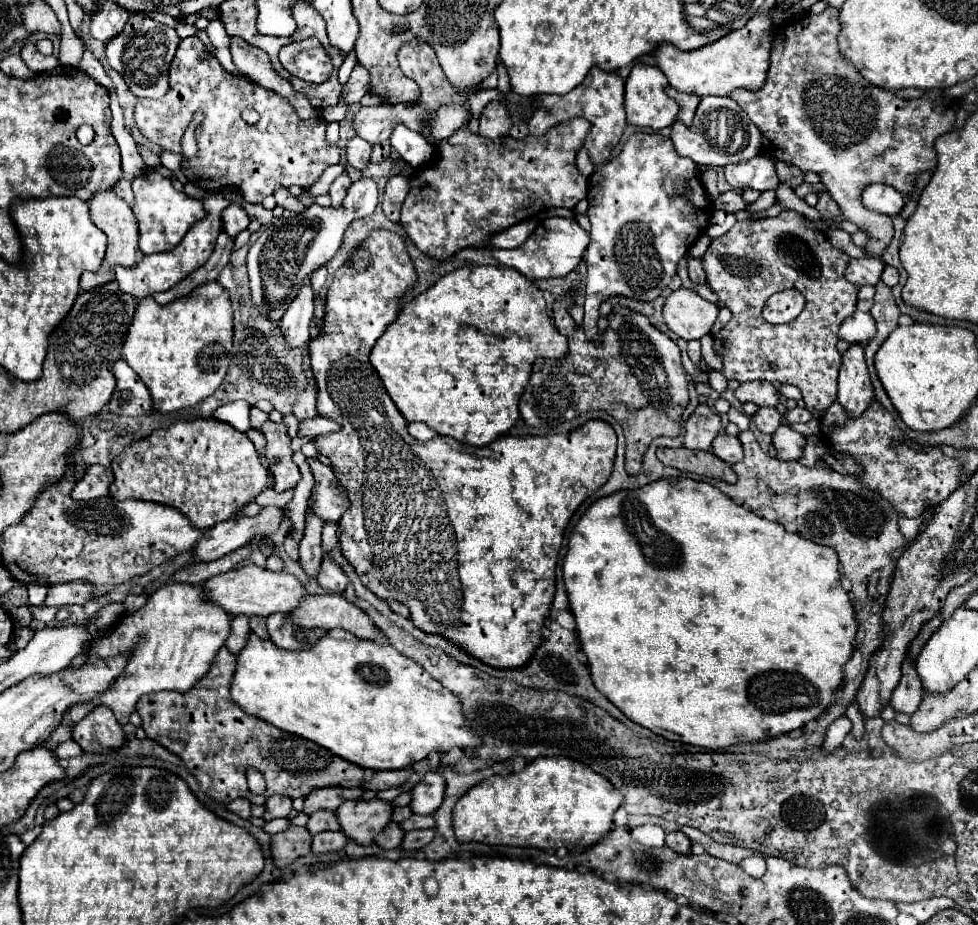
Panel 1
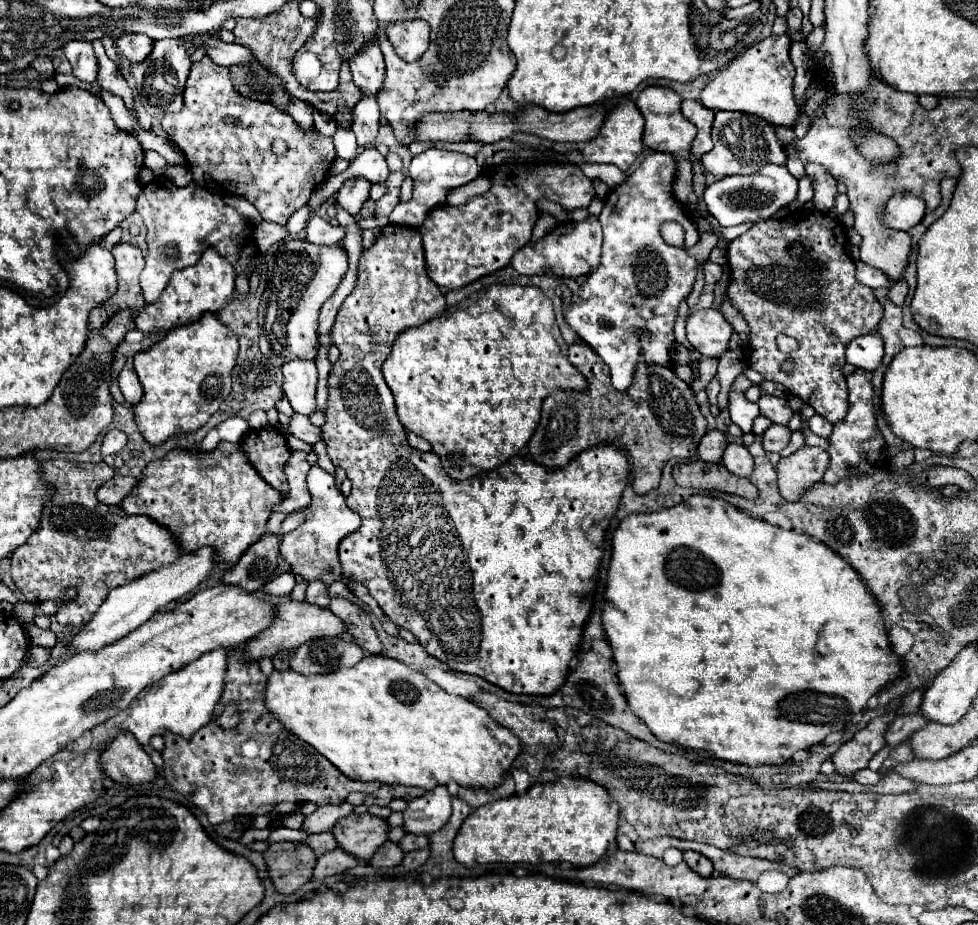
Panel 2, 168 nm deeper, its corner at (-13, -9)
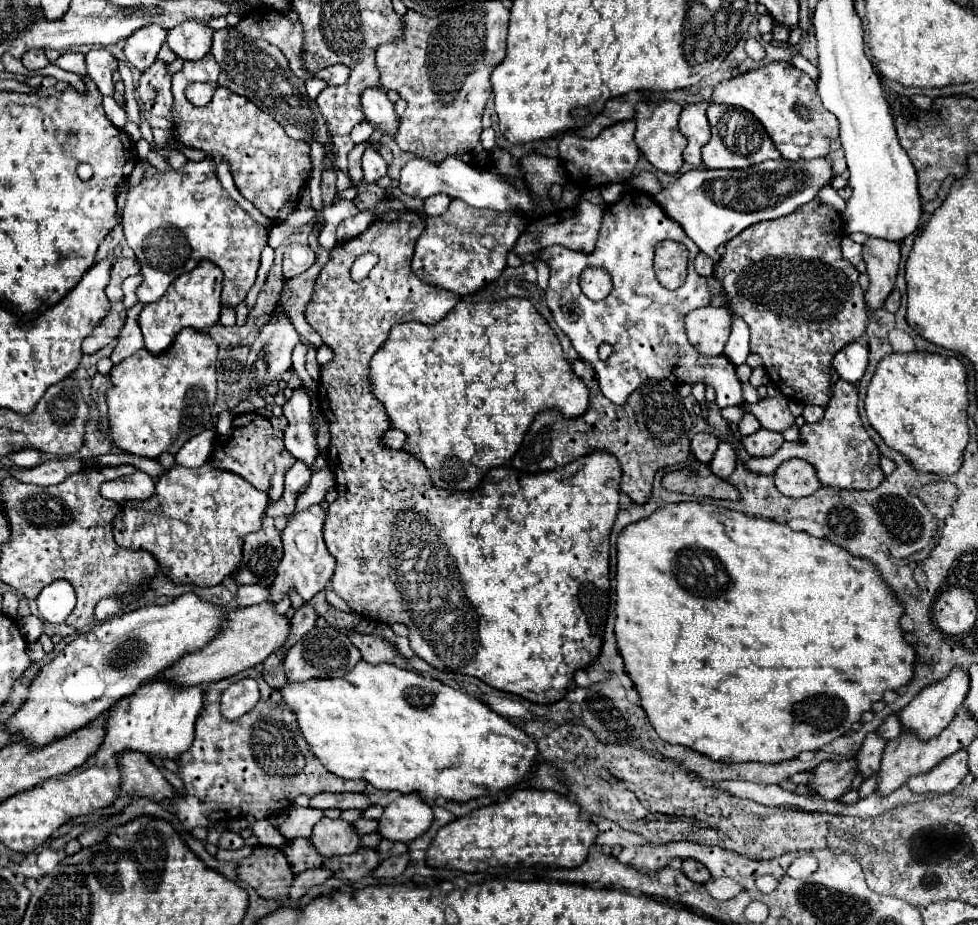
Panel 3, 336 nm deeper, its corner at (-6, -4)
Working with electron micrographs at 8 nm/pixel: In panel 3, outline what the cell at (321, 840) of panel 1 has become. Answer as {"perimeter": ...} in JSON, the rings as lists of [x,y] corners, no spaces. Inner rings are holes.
{"perimeter":[[[317,867],[317,869],[309,869],[305,873],[301,873],[299,877],[293,879],[293,885],[289,887],[289,899],[301,899],[311,887],[321,885],[329,879],[329,871],[325,871],[325,867]]]}

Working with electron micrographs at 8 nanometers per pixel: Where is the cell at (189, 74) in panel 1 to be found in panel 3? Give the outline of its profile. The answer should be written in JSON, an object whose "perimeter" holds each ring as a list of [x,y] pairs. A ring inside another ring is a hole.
{"perimeter":[[[209,53],[199,61],[185,61],[183,69],[173,75],[173,119],[177,139],[187,147],[225,157],[241,195],[271,221],[285,221],[287,215],[297,209],[299,193],[311,175],[309,145],[289,139],[273,117],[265,115],[243,95],[235,95],[225,87],[217,87],[213,99],[205,107],[195,107],[185,99],[187,83],[217,83],[217,77],[219,67]]]}

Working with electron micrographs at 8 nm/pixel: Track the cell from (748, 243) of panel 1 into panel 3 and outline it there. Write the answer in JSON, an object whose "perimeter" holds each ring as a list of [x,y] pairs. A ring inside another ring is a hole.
{"perimeter":[[[813,199],[813,203],[799,207],[785,219],[755,223],[741,231],[737,239],[731,239],[725,245],[727,253],[715,267],[715,279],[721,281],[727,293],[729,309],[741,317],[751,331],[751,353],[757,353],[763,359],[773,385],[787,399],[803,405],[827,405],[831,361],[835,353],[865,333],[869,319],[863,289],[859,285],[859,271],[841,255],[841,239],[841,215],[821,199]]]}

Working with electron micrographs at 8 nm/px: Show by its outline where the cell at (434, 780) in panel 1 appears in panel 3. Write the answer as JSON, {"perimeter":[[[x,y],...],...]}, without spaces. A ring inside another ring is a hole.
{"perimeter":[[[419,795],[397,797],[381,815],[377,833],[389,841],[409,843],[429,829],[433,809]]]}

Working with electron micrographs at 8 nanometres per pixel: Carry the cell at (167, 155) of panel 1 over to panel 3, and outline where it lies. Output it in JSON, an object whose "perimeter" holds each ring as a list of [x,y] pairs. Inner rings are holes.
{"perimeter":[[[93,49],[85,55],[87,75],[95,81],[101,95],[113,95],[113,73],[117,71],[117,59],[107,49]]]}

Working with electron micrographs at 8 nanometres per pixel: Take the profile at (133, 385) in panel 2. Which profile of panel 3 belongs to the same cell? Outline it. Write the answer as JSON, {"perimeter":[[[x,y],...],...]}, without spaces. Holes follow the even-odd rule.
{"perimeter":[[[135,303],[133,307],[127,309],[127,323],[119,335],[119,343],[111,355],[113,363],[121,363],[123,359],[127,359],[129,355],[133,355],[137,349],[144,348],[143,335],[139,329],[139,313],[145,305],[143,303]]]}

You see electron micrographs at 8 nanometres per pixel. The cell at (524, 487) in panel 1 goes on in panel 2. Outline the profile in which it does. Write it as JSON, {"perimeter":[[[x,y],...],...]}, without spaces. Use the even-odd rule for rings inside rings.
{"perimeter":[[[388,224],[384,226],[382,234],[374,242],[372,248],[362,252],[360,266],[358,266],[358,284],[352,290],[352,294],[344,300],[344,304],[338,310],[336,322],[332,326],[332,342],[340,350],[340,358],[332,364],[330,376],[328,376],[328,412],[326,412],[326,424],[322,426],[322,438],[328,448],[328,456],[334,466],[340,466],[346,476],[352,480],[352,490],[346,498],[348,506],[360,514],[362,526],[352,532],[342,544],[340,544],[340,564],[342,572],[346,576],[354,576],[358,582],[362,582],[382,612],[390,616],[398,626],[410,630],[418,642],[426,648],[428,654],[438,658],[440,662],[448,664],[456,672],[466,672],[466,674],[476,674],[480,678],[486,678],[488,682],[504,688],[506,692],[516,692],[516,694],[548,694],[556,692],[560,688],[560,680],[564,680],[564,672],[570,668],[570,660],[574,658],[574,650],[580,644],[582,636],[582,626],[590,614],[592,600],[594,600],[594,588],[596,588],[596,572],[602,556],[602,542],[604,542],[604,532],[610,524],[610,518],[614,516],[622,490],[628,482],[628,458],[626,454],[614,446],[614,444],[596,444],[578,456],[574,456],[566,466],[554,468],[550,474],[546,474],[546,466],[536,464],[532,460],[526,460],[522,456],[512,456],[506,464],[500,464],[494,470],[480,472],[472,478],[466,480],[454,480],[448,472],[444,472],[440,464],[440,456],[434,452],[420,452],[408,444],[406,430],[402,422],[398,420],[396,414],[396,404],[394,396],[384,382],[382,376],[382,362],[388,358],[392,342],[406,330],[424,324],[426,320],[438,316],[446,308],[444,296],[440,288],[430,280],[426,272],[426,258],[424,258],[424,248],[422,248],[422,238],[418,228],[402,228],[398,224]]]}

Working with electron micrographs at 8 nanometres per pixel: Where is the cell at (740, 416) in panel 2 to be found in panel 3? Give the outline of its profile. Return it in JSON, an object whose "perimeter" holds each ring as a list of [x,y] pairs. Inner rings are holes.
{"perimeter":[[[625,193],[615,205],[607,207],[607,211],[603,215],[599,241],[597,241],[595,249],[585,255],[585,259],[561,259],[561,247],[559,245],[551,245],[551,247],[547,247],[539,253],[539,259],[549,265],[549,273],[551,273],[549,287],[545,291],[545,299],[547,299],[547,307],[553,313],[553,319],[559,325],[559,329],[571,339],[571,345],[579,353],[579,357],[593,367],[601,393],[609,401],[613,401],[615,405],[625,405],[627,397],[637,387],[641,387],[647,379],[655,379],[655,381],[667,379],[673,385],[703,383],[707,387],[713,387],[715,393],[717,393],[715,403],[717,403],[719,409],[743,403],[741,381],[735,375],[735,365],[725,355],[717,355],[717,357],[701,355],[689,343],[687,333],[685,333],[685,315],[691,313],[693,309],[707,307],[711,303],[711,297],[713,297],[711,291],[709,291],[707,279],[701,277],[693,269],[693,261],[695,261],[699,251],[701,249],[685,235],[685,231],[681,231],[681,227],[677,227],[677,223],[669,221],[669,217],[661,211],[661,207],[653,201],[651,195],[647,195],[647,193]],[[663,239],[681,241],[689,249],[689,275],[687,275],[687,281],[675,291],[669,291],[669,289],[661,287],[659,281],[655,279],[655,271],[653,271],[655,243],[663,241]],[[589,265],[601,265],[613,279],[613,291],[603,301],[587,299],[583,295],[581,287],[579,287],[579,275]],[[603,343],[609,343],[613,347],[613,353],[605,361],[601,361],[599,353],[597,353],[599,345],[603,345]]]}

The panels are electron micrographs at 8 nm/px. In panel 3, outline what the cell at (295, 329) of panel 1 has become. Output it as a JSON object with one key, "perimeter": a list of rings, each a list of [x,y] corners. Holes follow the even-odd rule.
{"perimeter":[[[303,389],[293,391],[291,399],[285,403],[283,413],[289,421],[285,429],[285,447],[287,451],[311,467],[319,455],[317,431],[311,427],[311,401]]]}

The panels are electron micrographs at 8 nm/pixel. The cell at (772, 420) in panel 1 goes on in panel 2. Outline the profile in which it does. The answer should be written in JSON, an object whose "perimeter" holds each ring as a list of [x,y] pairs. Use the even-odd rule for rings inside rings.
{"perimeter":[[[772,424],[764,434],[762,434],[762,446],[766,452],[780,452],[782,448],[786,448],[786,444],[790,442],[790,434],[792,430],[788,426],[782,424]]]}

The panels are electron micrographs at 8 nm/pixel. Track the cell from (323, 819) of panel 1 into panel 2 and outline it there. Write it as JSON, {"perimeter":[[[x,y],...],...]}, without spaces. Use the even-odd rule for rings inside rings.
{"perimeter":[[[320,832],[320,834],[310,834],[306,844],[316,852],[316,856],[322,856],[328,850],[334,850],[338,846],[336,838],[332,832]]]}

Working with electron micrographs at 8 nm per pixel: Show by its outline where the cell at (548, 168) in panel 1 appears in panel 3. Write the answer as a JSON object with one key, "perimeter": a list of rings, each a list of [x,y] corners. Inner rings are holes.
{"perimeter":[[[453,199],[445,215],[427,219],[427,227],[417,241],[411,263],[421,281],[467,297],[501,277],[501,271],[507,265],[507,253],[515,247],[519,235],[525,231],[527,217],[517,213],[483,217],[481,213],[483,211]]]}

